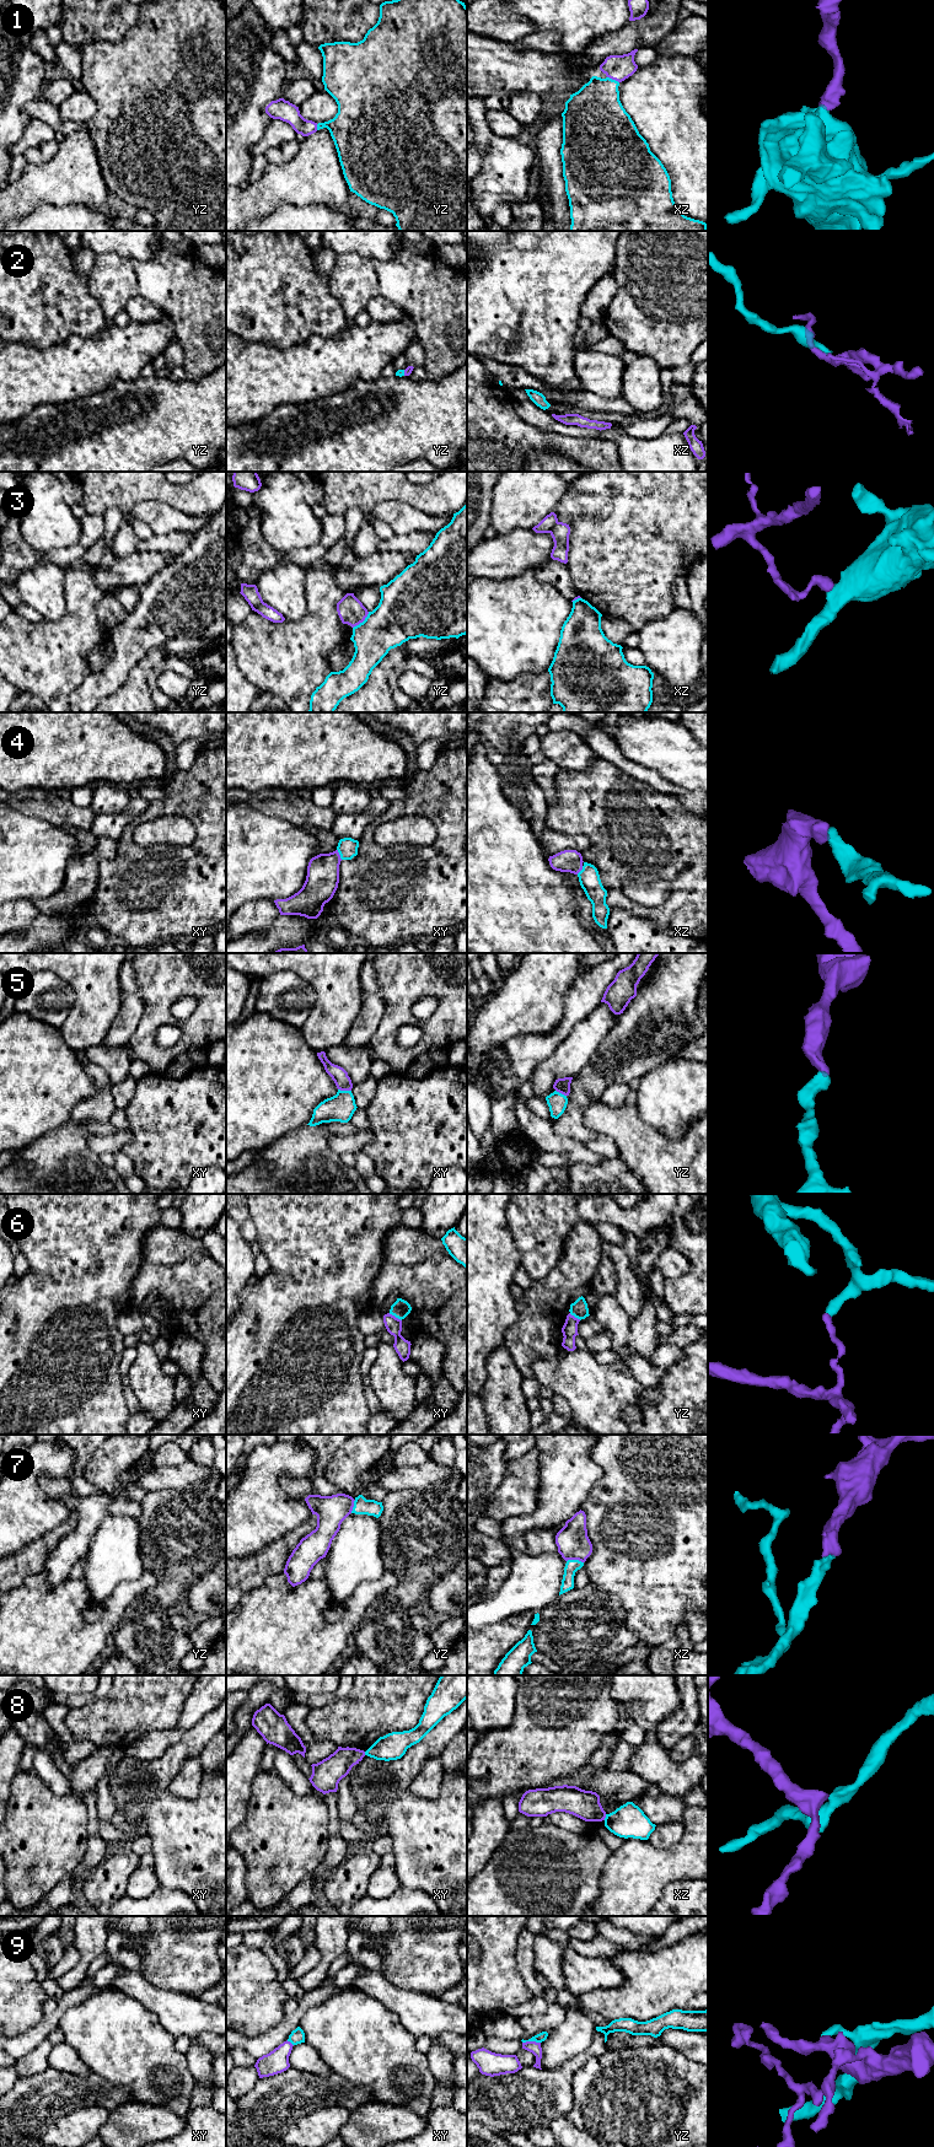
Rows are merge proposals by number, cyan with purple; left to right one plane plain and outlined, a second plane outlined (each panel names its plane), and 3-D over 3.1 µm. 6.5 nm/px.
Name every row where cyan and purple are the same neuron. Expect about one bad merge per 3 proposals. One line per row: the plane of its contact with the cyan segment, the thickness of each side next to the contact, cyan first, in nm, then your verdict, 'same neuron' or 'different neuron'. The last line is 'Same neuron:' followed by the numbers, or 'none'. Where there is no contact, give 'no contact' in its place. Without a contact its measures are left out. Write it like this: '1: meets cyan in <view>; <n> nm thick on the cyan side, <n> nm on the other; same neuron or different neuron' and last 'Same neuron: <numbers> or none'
1: meets cyan in xz; 360 nm thick on the cyan side, 170 nm on the other; same neuron
2: meets cyan in yz; 50 nm thick on the cyan side, 50 nm on the other; same neuron
3: meets cyan in yz; 320 nm thick on the cyan side, 170 nm on the other; different neuron
4: meets cyan in xy; 130 nm thick on the cyan side, 220 nm on the other; same neuron
5: meets cyan in xy; 180 nm thick on the cyan side, 110 nm on the other; same neuron
6: meets cyan in xy; 120 nm thick on the cyan side, 110 nm on the other; different neuron
7: meets cyan in xz; 90 nm thick on the cyan side, 220 nm on the other; same neuron
8: meets cyan in xz; 220 nm thick on the cyan side, 190 nm on the other; different neuron
9: meets cyan in yz; 60 nm thick on the cyan side, 80 nm on the other; different neuron
Same neuron: 1, 2, 4, 5, 7

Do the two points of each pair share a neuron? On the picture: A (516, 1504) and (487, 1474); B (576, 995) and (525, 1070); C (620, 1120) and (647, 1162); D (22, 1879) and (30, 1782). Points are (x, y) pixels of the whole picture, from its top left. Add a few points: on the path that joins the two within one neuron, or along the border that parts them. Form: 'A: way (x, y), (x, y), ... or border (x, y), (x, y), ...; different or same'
A: border (506, 1463), (503, 1481), (494, 1491), (486, 1511); different
B: way (573, 1013), (567, 1024), (538, 1052); same
C: way (628, 1130), (647, 1152); same
D: way (26, 1855), (26, 1807); same

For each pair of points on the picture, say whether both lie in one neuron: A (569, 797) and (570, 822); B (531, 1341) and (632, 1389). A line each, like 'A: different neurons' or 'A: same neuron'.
A: same neuron
B: different neurons

